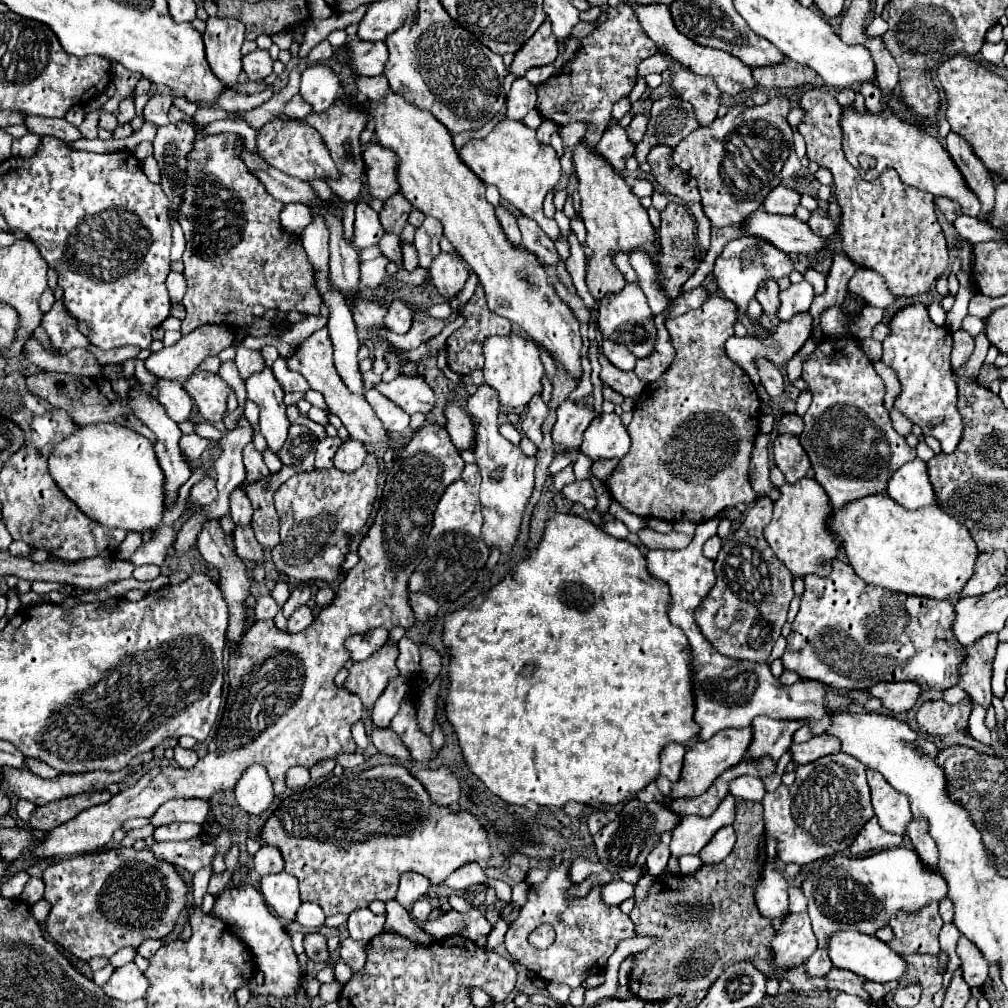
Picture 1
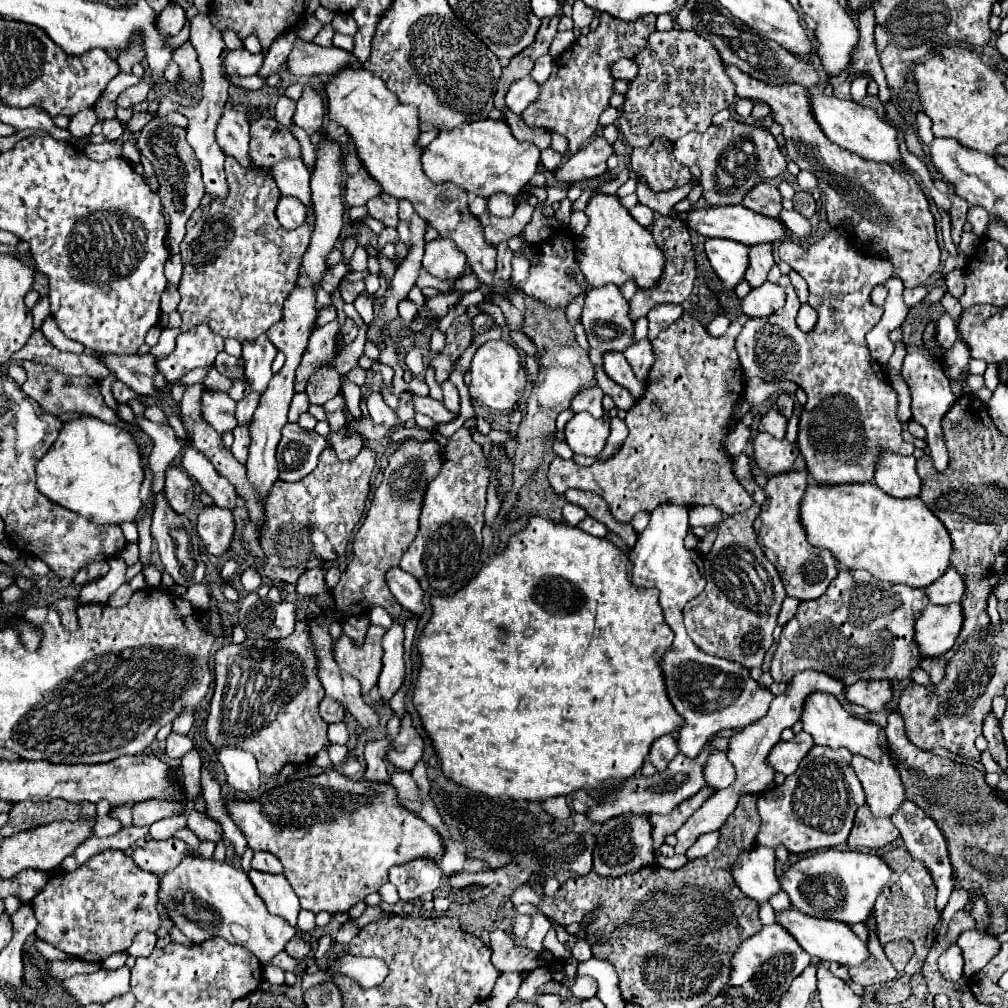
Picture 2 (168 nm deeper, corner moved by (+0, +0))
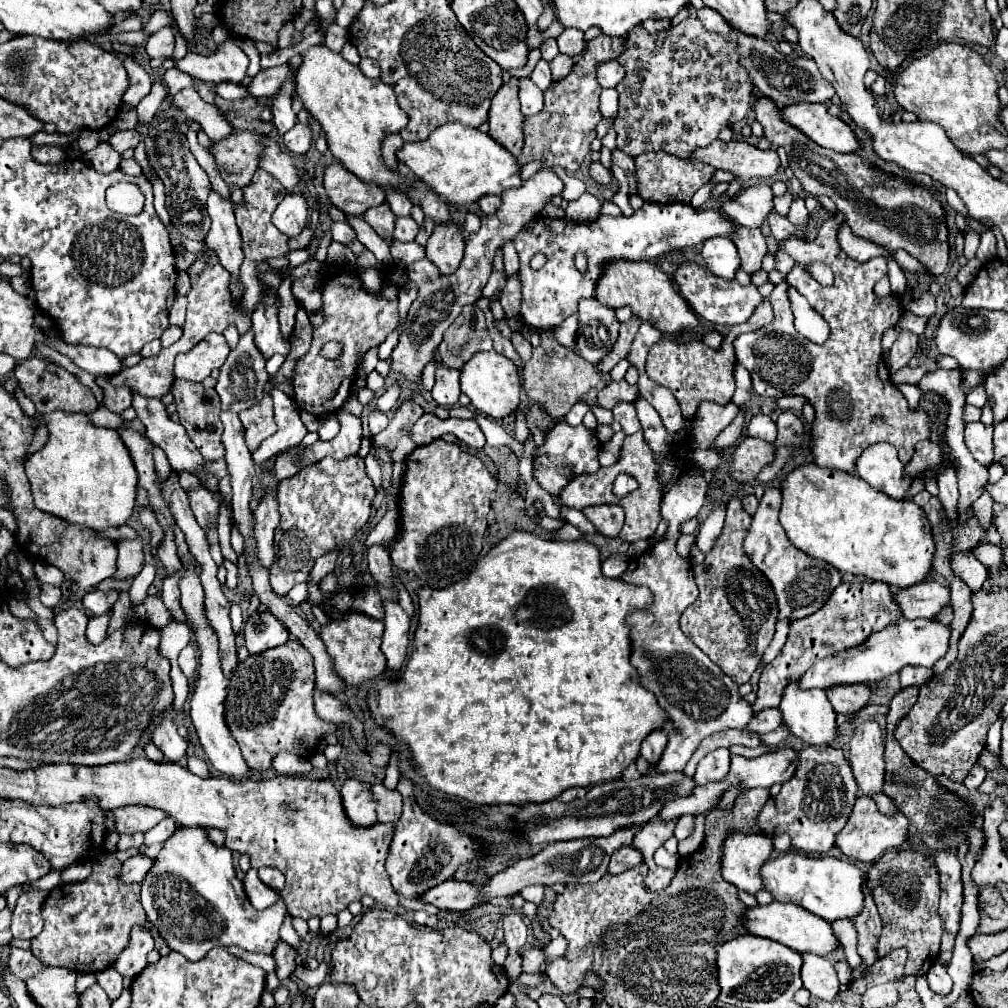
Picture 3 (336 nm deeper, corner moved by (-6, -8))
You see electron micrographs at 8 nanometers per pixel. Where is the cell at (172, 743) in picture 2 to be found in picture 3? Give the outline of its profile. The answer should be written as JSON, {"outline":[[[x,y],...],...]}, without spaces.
{"outline":[[[162,717],[158,723],[154,723],[154,727],[152,727],[152,741],[156,743],[158,749],[162,749],[166,759],[172,761],[172,763],[176,763],[182,757],[186,757],[188,743],[190,743],[188,739],[178,735],[174,721],[168,719],[168,717]]]}

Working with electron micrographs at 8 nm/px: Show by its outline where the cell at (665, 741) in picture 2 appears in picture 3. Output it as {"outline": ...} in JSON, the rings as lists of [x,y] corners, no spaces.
{"outline":[[[658,729],[658,731],[650,733],[650,735],[644,739],[642,749],[640,749],[640,755],[642,755],[648,763],[656,765],[656,763],[660,761],[660,757],[662,757],[662,751],[664,751],[666,743],[668,743],[668,733],[666,733],[666,729]]]}

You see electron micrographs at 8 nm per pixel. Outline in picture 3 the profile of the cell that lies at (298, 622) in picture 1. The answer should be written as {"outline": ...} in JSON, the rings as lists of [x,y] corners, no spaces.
{"outline":[[[252,611],[244,625],[244,637],[250,653],[262,653],[266,649],[284,645],[290,631],[270,611]]]}

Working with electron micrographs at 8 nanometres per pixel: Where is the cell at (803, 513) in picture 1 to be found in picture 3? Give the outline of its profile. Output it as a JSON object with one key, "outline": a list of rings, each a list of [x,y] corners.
{"outline":[[[770,487],[764,491],[760,499],[760,507],[752,517],[752,527],[748,531],[744,551],[750,555],[752,563],[770,579],[774,593],[778,597],[778,619],[802,619],[806,615],[816,613],[828,601],[832,591],[842,583],[842,575],[836,567],[822,559],[814,559],[794,547],[780,525],[780,507],[782,507],[782,491]]]}

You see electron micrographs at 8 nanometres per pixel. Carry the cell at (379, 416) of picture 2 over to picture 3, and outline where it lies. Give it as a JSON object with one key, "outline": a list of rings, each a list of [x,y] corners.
{"outline":[[[372,411],[372,413],[368,415],[368,425],[370,425],[372,435],[384,431],[384,429],[388,427],[388,423],[390,423],[390,419],[388,419],[388,415],[382,413],[382,411]]]}

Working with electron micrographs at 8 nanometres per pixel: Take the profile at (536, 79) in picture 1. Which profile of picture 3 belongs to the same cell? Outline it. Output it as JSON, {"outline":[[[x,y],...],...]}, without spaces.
{"outline":[[[540,59],[538,65],[536,65],[536,69],[532,71],[530,79],[532,79],[542,91],[546,91],[546,89],[550,87],[550,83],[552,83],[552,69],[550,69],[550,63],[544,61],[544,59]]]}

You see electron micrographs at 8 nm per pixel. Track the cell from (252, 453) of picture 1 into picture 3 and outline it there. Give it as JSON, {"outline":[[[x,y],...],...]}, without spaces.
{"outline":[[[264,395],[264,399],[258,401],[254,407],[242,411],[240,421],[244,425],[244,439],[248,449],[256,451],[260,443],[276,431],[270,395]]]}

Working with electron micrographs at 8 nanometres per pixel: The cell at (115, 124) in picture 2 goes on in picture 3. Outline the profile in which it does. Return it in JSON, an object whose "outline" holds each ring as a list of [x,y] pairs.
{"outline":[[[104,141],[100,143],[96,149],[84,153],[84,159],[86,163],[90,163],[90,167],[94,167],[96,171],[102,171],[102,173],[110,173],[114,169],[118,169],[120,161],[122,161],[122,155],[118,151],[114,151],[114,147]]]}

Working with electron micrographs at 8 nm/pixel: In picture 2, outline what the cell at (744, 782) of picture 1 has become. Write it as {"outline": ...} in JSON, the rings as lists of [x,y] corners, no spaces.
{"outline":[[[712,751],[712,755],[708,755],[708,763],[704,763],[704,779],[708,779],[708,787],[712,789],[724,789],[734,781],[734,767],[722,751]]]}

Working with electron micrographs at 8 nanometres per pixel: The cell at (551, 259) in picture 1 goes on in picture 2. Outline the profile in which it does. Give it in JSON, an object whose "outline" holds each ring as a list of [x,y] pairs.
{"outline":[[[512,195],[488,197],[488,213],[496,217],[510,217],[514,213],[514,197]]]}

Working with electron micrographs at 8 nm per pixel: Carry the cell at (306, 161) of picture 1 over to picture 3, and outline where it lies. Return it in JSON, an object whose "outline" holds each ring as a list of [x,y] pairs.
{"outline":[[[236,131],[236,135],[210,149],[228,185],[244,187],[252,181],[264,151],[264,145],[260,143],[262,137],[264,135],[258,131]]]}

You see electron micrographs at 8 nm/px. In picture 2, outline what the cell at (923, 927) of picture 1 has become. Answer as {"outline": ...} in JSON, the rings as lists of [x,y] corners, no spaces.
{"outline":[[[904,847],[900,849],[892,849],[888,853],[882,855],[882,859],[892,867],[894,875],[892,879],[884,885],[884,891],[880,891],[878,899],[876,899],[876,907],[874,907],[874,917],[878,921],[878,935],[880,935],[880,943],[886,945],[894,939],[908,939],[914,945],[914,957],[908,961],[908,965],[904,967],[904,975],[888,985],[882,987],[884,993],[888,995],[880,995],[880,989],[876,991],[876,1003],[902,1003],[908,999],[910,989],[908,989],[908,979],[912,973],[920,973],[922,965],[924,965],[924,957],[928,955],[934,939],[936,939],[936,931],[934,925],[940,919],[940,913],[936,911],[934,899],[936,899],[936,885],[932,883],[932,875],[928,875],[928,869],[924,869],[924,863],[920,863],[918,859],[912,859],[912,855],[908,855],[908,851]]]}

